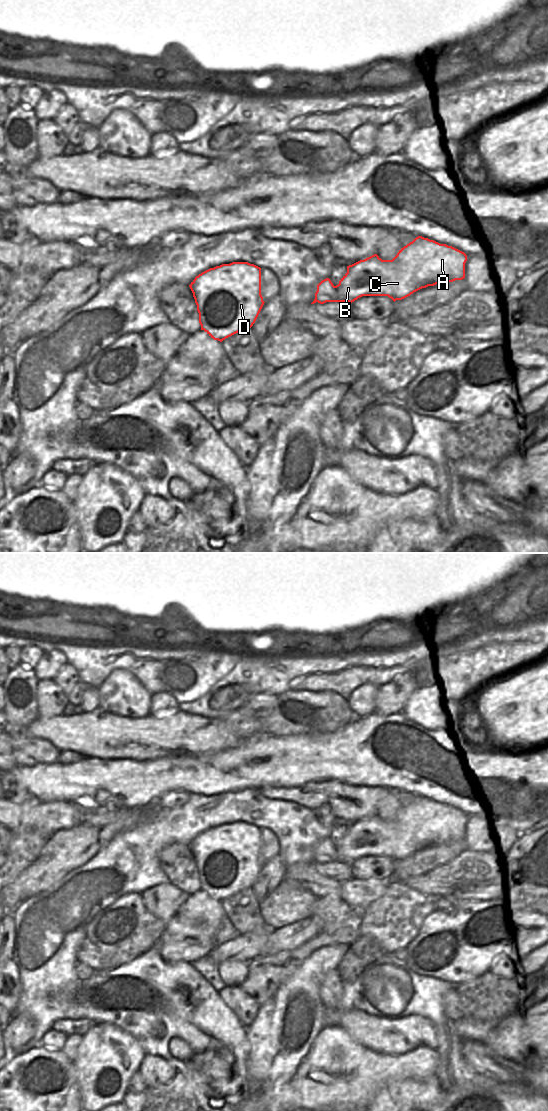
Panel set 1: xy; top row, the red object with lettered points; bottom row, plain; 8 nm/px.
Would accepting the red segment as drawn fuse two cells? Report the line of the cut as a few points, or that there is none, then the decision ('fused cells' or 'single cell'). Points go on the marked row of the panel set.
cut xy (338, 284), (336, 301); fused cells

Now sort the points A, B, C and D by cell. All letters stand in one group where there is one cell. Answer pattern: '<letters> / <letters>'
A B C / D

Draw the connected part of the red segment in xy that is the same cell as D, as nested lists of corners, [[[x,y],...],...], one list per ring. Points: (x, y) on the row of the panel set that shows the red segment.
[[[248,262],[210,268],[196,276],[189,287],[197,305],[201,330],[220,342],[251,328],[265,303],[261,295],[261,268]]]

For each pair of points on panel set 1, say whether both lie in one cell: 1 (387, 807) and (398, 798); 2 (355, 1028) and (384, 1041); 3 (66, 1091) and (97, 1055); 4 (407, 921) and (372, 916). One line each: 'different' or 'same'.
1: same
2: same
3: different
4: same

